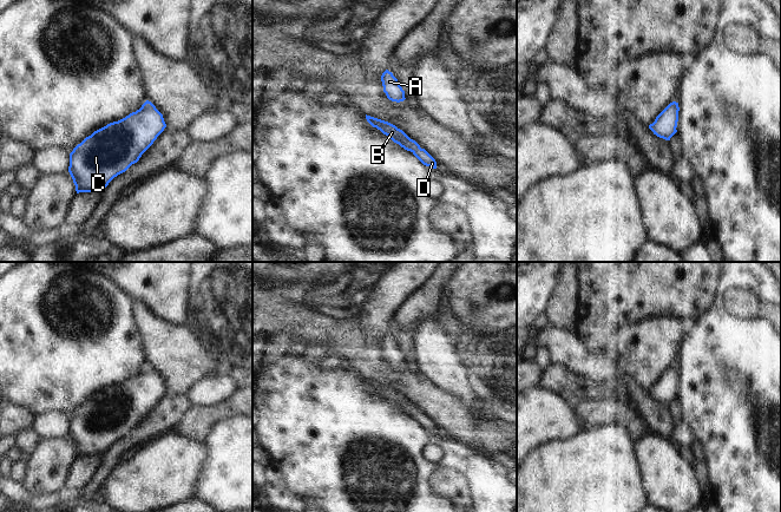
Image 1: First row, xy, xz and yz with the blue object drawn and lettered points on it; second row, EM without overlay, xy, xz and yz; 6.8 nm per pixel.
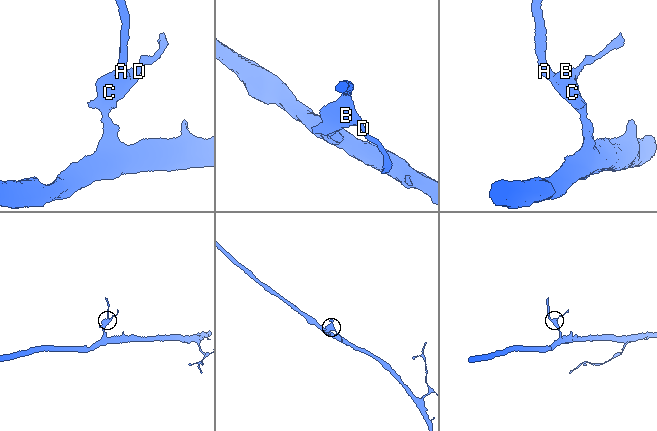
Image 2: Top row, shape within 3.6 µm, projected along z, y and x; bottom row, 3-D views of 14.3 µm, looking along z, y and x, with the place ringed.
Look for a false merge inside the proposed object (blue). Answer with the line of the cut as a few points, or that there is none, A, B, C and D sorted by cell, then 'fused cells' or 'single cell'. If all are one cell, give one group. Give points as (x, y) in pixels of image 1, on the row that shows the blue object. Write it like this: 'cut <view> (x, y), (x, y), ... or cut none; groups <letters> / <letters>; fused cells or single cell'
cut none; groups A B C D; single cell

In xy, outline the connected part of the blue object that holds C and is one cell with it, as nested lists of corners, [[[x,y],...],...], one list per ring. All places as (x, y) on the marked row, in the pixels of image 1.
[[[146,100],[136,112],[86,137],[70,153],[68,172],[77,193],[103,191],[114,177],[139,160],[165,127],[163,114],[151,101]]]

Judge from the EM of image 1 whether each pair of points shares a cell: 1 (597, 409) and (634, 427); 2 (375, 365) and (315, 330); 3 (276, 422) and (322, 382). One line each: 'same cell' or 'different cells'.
1: same cell
2: same cell
3: same cell

